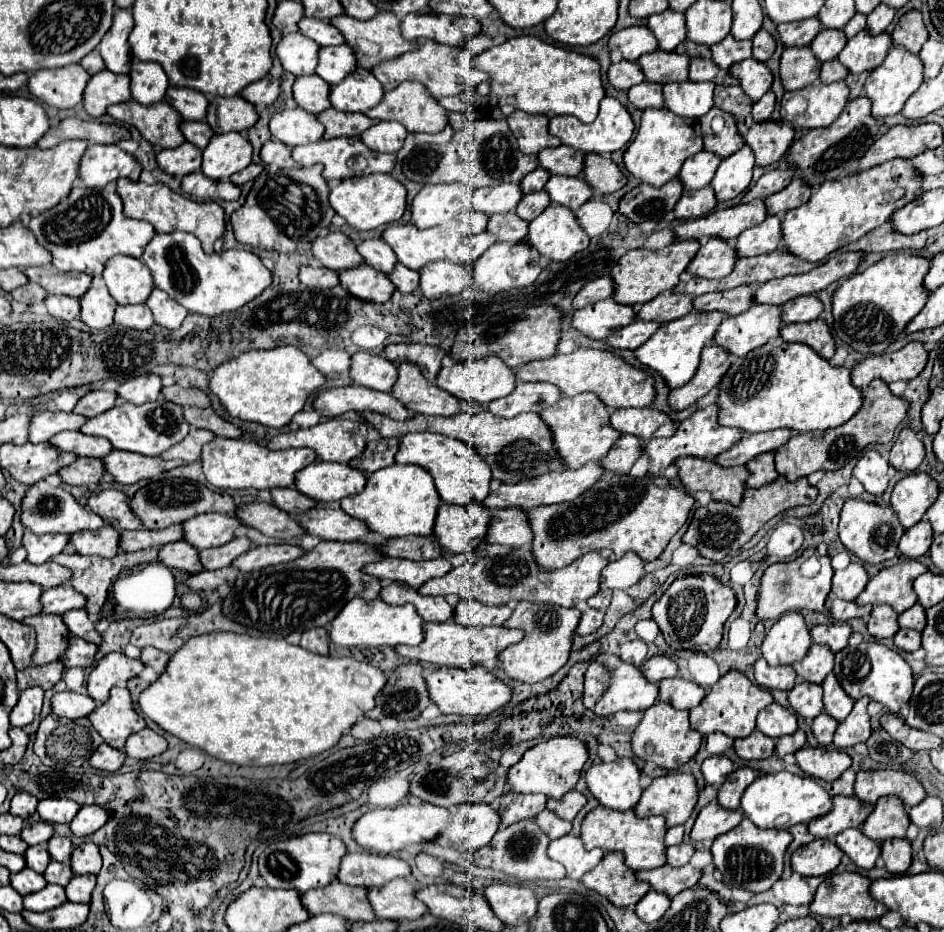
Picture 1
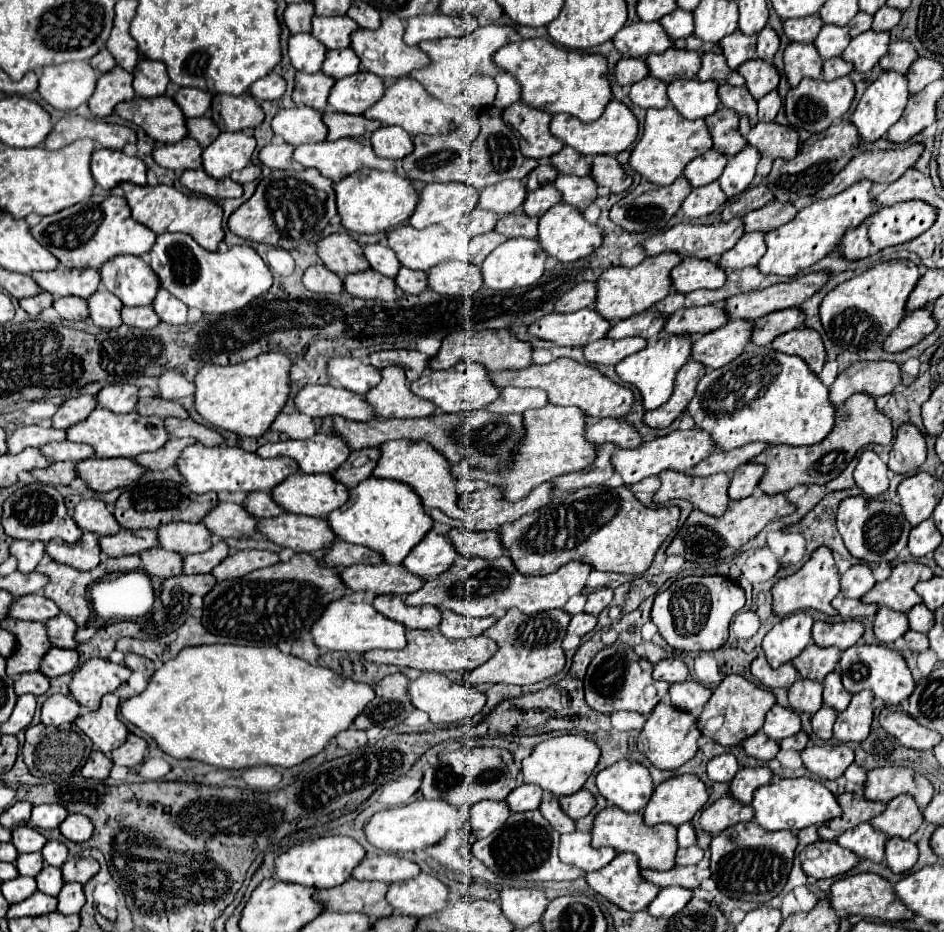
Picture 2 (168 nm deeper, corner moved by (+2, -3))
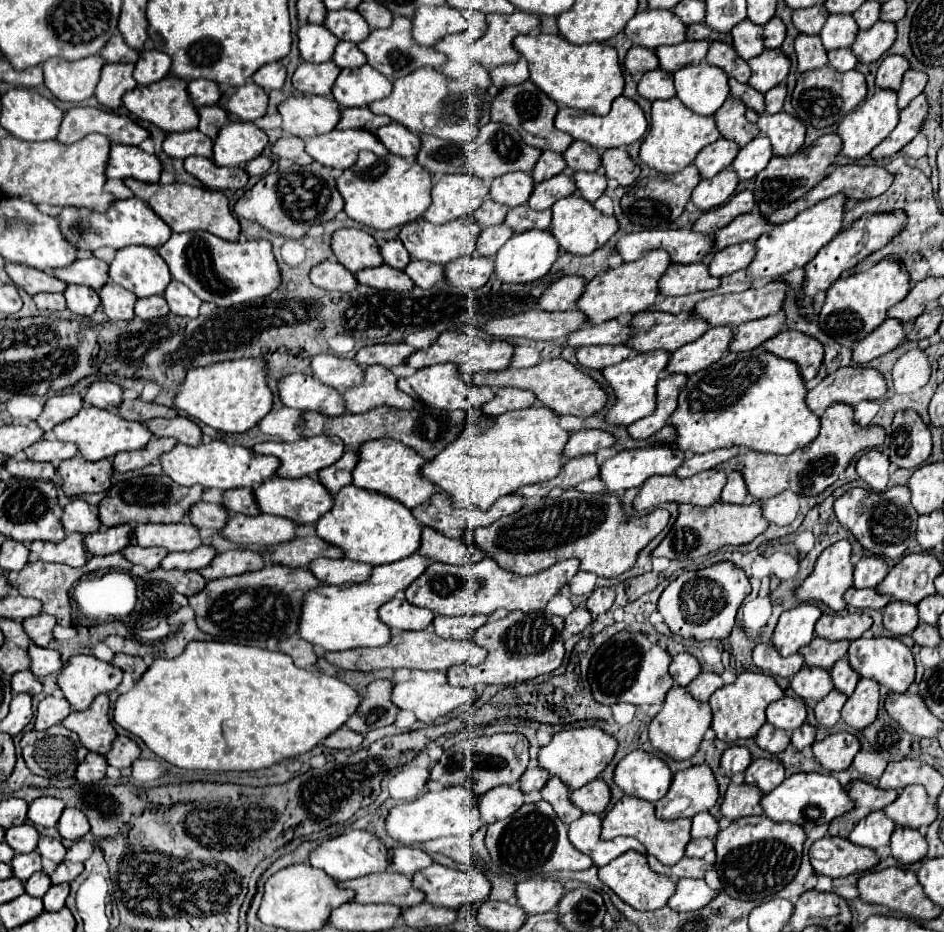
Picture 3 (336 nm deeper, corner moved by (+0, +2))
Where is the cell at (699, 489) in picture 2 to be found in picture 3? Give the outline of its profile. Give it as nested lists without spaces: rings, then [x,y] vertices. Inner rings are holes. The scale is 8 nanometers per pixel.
[[[715,469],[701,471],[689,479],[679,479],[675,475],[655,475],[639,487],[633,509],[645,511],[659,507],[661,503],[689,503],[709,507],[719,501],[725,481],[725,473]]]

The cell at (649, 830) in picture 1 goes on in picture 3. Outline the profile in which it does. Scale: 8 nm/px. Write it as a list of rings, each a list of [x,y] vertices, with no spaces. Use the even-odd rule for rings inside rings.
[[[623,797],[615,803],[615,807],[605,815],[603,819],[603,831],[601,831],[601,839],[615,839],[619,835],[629,835],[635,837],[639,843],[645,845],[647,853],[657,857],[663,865],[675,865],[679,859],[683,859],[685,855],[685,847],[691,841],[691,819],[673,819],[673,821],[665,821],[665,819],[657,819],[655,817],[655,807],[649,801],[637,799],[637,797]]]

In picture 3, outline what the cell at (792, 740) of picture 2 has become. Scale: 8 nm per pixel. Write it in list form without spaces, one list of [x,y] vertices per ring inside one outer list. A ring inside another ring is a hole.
[[[803,723],[797,731],[793,731],[793,735],[791,735],[791,745],[793,745],[797,751],[801,751],[801,749],[813,745],[815,733],[817,733],[817,729],[815,729],[813,725]]]

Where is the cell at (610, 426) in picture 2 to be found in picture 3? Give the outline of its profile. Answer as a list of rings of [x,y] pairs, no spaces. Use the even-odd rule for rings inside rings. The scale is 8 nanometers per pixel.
[[[583,429],[569,437],[567,445],[563,447],[563,457],[573,459],[579,455],[589,455],[601,447],[611,447],[613,443],[615,443],[615,439],[605,431],[585,431]]]

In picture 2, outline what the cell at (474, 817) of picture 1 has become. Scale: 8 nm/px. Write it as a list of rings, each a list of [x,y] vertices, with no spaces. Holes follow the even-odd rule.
[[[493,800],[477,802],[469,812],[471,832],[475,834],[475,838],[487,838],[489,834],[493,834],[503,826],[509,814],[511,812],[505,802],[493,802]]]

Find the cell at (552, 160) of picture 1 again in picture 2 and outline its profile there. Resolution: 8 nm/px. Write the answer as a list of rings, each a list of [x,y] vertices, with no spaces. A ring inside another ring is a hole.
[[[565,146],[561,152],[553,154],[549,162],[559,170],[559,174],[573,174],[573,176],[587,176],[591,172],[591,160],[577,150]]]

